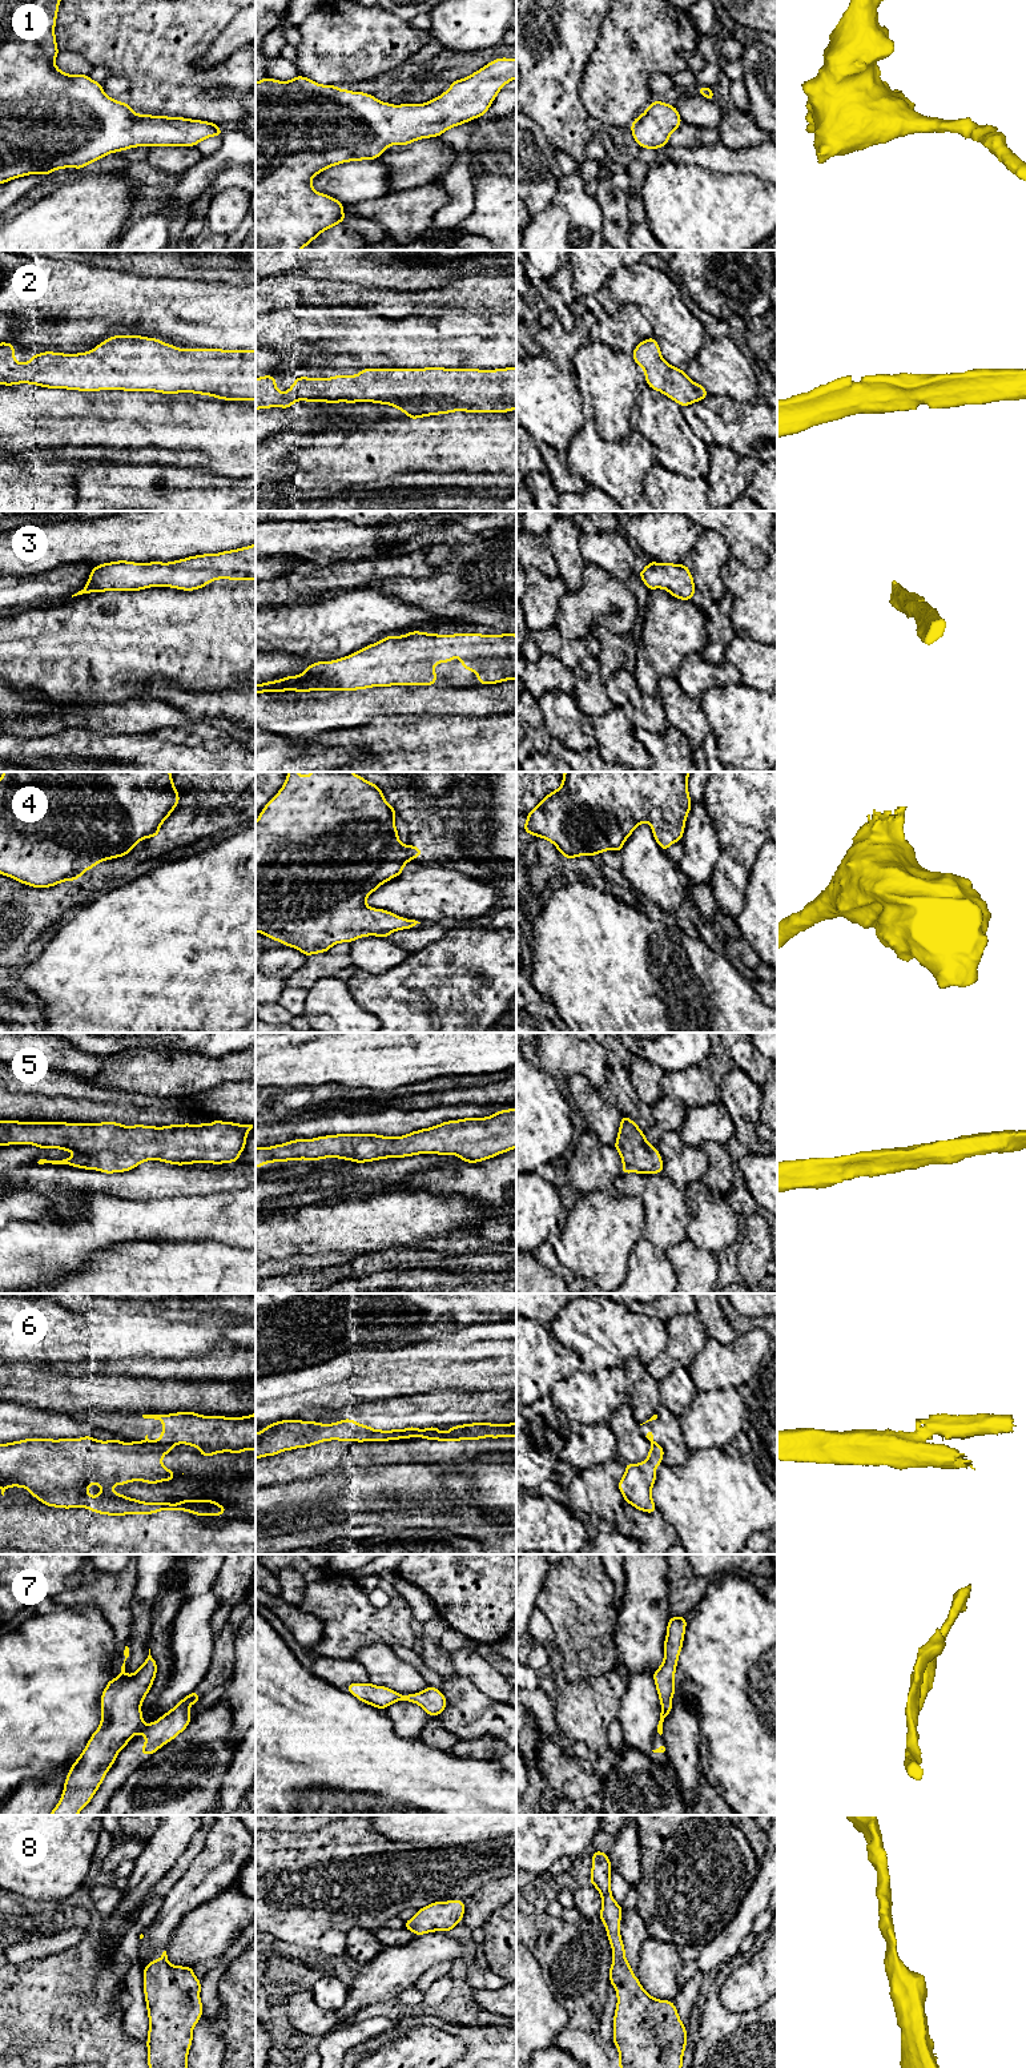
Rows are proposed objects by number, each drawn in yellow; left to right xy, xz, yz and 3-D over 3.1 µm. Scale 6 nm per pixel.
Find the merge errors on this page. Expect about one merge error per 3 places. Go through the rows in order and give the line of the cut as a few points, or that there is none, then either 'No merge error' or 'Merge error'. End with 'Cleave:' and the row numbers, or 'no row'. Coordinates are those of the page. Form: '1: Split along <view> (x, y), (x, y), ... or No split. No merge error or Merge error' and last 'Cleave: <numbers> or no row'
1: No split. No merge error
2: No split. No merge error
3: No split. No merge error
4: No split. No merge error
5: No split. No merge error
6: Split along xy (145, 1440), (172, 1445). Merge error
7: Split along xy (144, 1725), (139, 1731). Merge error
8: No split. No merge error
Cleave: 6, 7

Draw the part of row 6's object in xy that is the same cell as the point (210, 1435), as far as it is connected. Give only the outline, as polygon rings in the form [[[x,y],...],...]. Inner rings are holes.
[[[194,1412],[142,1415],[142,1417],[161,1420],[164,1424],[164,1431],[158,1440],[150,1441],[146,1435],[146,1443],[192,1445],[200,1449],[202,1457],[210,1457],[214,1453],[222,1452],[232,1452],[238,1455],[248,1449],[256,1451],[256,1412],[244,1417],[201,1416]]]

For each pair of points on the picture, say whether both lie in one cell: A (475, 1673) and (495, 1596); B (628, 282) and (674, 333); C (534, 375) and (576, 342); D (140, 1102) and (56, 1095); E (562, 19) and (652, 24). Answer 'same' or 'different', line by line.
A: different
B: same
C: different
D: same
E: different

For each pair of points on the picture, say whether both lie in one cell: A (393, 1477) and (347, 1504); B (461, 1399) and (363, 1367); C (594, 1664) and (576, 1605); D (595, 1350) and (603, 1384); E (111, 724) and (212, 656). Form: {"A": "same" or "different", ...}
{"A": "different", "B": "different", "C": "same", "D": "different", "E": "different"}

